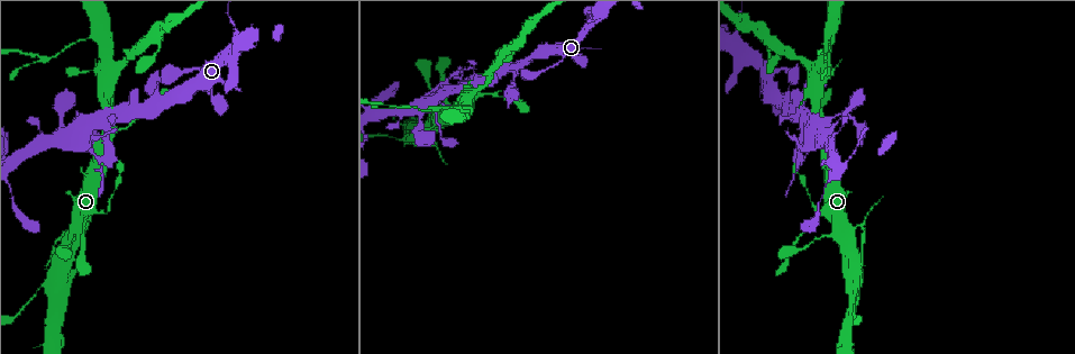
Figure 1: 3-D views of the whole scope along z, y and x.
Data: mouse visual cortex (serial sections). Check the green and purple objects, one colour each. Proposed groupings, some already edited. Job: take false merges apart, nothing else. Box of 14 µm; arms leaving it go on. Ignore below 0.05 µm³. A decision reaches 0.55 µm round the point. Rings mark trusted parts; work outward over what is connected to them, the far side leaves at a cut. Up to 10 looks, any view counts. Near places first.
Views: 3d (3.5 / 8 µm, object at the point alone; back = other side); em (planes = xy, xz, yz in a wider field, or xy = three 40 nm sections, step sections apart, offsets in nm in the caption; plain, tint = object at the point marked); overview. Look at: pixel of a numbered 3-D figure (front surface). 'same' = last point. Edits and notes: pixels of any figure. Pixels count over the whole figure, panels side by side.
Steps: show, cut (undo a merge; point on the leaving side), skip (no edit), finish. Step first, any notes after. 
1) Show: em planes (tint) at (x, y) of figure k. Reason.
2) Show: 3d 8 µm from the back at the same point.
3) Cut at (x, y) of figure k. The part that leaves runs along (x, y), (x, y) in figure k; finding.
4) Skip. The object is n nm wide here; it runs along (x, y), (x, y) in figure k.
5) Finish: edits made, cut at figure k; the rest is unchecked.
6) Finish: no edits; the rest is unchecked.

Show: 3d 3.5 µm at (52, 283) of figure 1. Three arms meet.

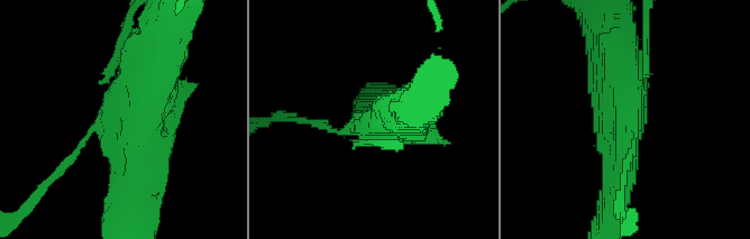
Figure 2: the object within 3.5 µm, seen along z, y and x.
Skip. It runs along (157, 51), (136, 137), (133, 199) in figure 2; all the same cell.

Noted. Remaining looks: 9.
Show: 3d 3.5 µm at (861, 225) of figure 1. Sharp bend.

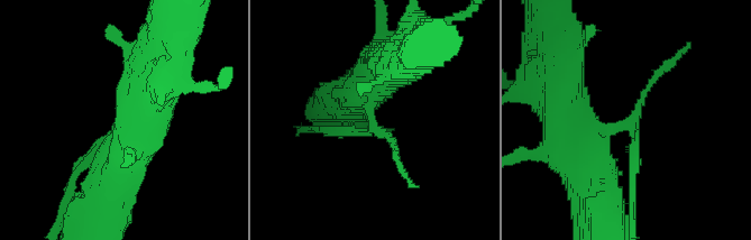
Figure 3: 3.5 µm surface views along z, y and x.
Show: em xy step 3 (tint) at (624, 124) of figure 3. Need the tissue.

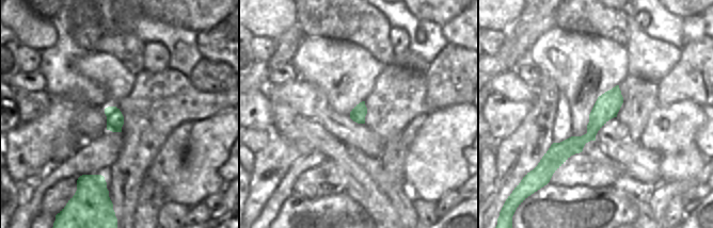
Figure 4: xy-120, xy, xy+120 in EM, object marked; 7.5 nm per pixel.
Skip. It runs along (616, 90), (592, 130), (555, 165) in figure 4; all the same cell.

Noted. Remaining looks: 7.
Show: 3d 3.5 µm at (81, 38) of figure 1. Calibre changes.

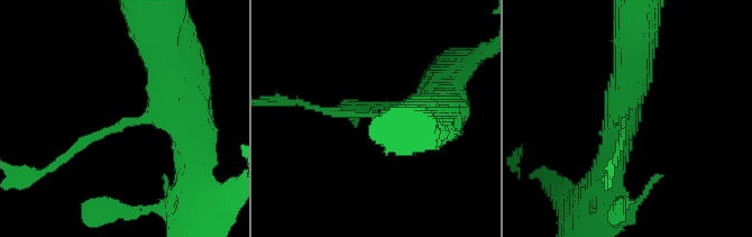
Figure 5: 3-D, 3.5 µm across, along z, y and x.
Show: em xy step 3 (tint) at (124, 118) of figure 5. The arms are 100, 450 nm wide; need the tissue.

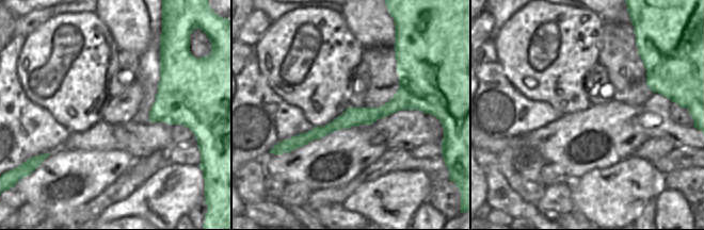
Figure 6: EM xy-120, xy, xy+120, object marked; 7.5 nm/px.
Skip. It runs along (188, 122), (161, 105), (60, 156) in figure 5; one cell here.

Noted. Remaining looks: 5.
Show: 3d 3.5 µm at (84, 217) of figure 1. Calibre changes.

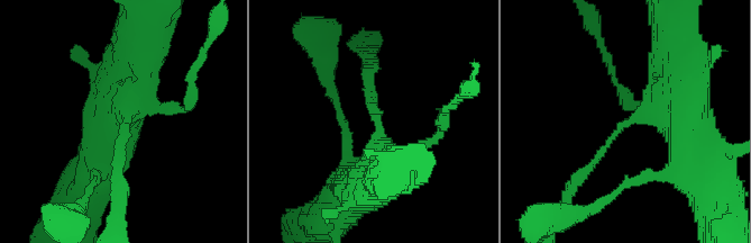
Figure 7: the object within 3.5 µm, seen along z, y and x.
Show: em xy step 5 (tint) at (377, 118) of figure 7.

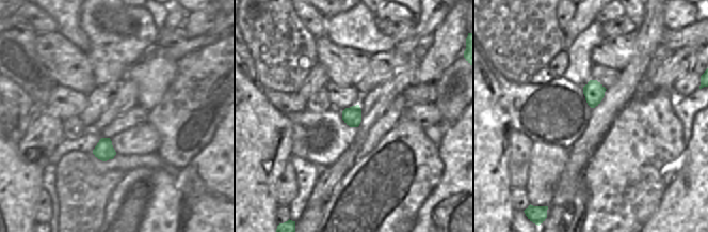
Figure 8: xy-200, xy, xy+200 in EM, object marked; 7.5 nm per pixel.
Skip. The object is 140 nm wide here; it runs along (686, 78), (664, 106), (629, 119), (575, 185) in figure 7; one cell here.

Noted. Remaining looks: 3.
Finish: no edits; the rest is unchecked.

